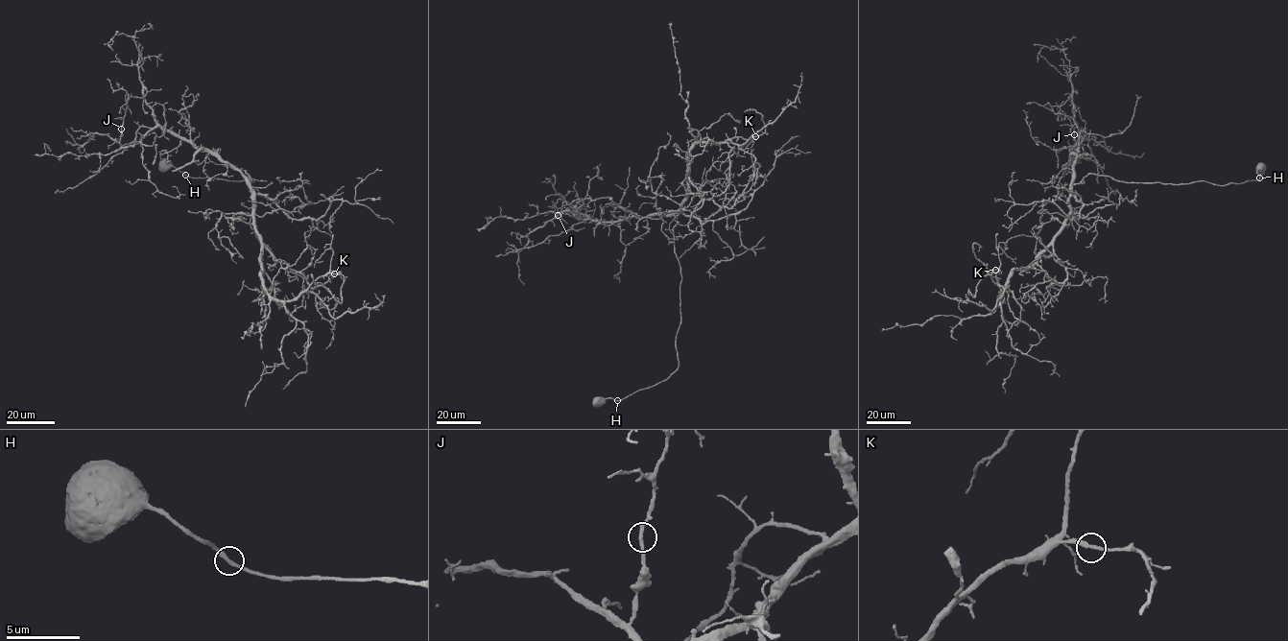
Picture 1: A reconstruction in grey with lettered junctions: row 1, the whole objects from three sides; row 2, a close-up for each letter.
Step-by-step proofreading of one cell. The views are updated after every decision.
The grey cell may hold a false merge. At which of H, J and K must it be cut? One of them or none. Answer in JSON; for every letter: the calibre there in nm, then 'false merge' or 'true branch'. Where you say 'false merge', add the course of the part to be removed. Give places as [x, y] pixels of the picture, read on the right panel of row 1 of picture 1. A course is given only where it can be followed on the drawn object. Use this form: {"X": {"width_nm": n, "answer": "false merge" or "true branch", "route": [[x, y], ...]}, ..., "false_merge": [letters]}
{"H": {"width_nm": 260, "answer": "true branch"}, "J": {"width_nm": 240, "answer": "true branch"}, "K": {"width_nm": 260, "answer": "true branch"}, "false_merge": []}

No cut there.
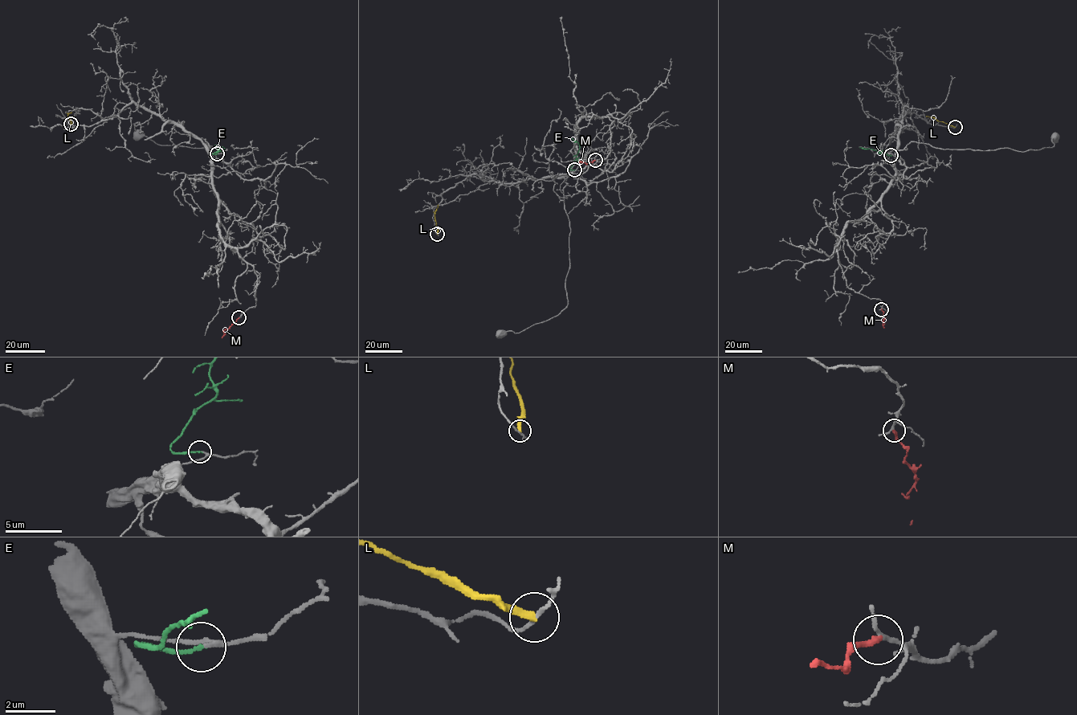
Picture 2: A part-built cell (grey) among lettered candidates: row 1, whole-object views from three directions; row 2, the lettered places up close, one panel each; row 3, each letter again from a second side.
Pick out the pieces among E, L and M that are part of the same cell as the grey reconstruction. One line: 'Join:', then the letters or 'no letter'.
Join: E

